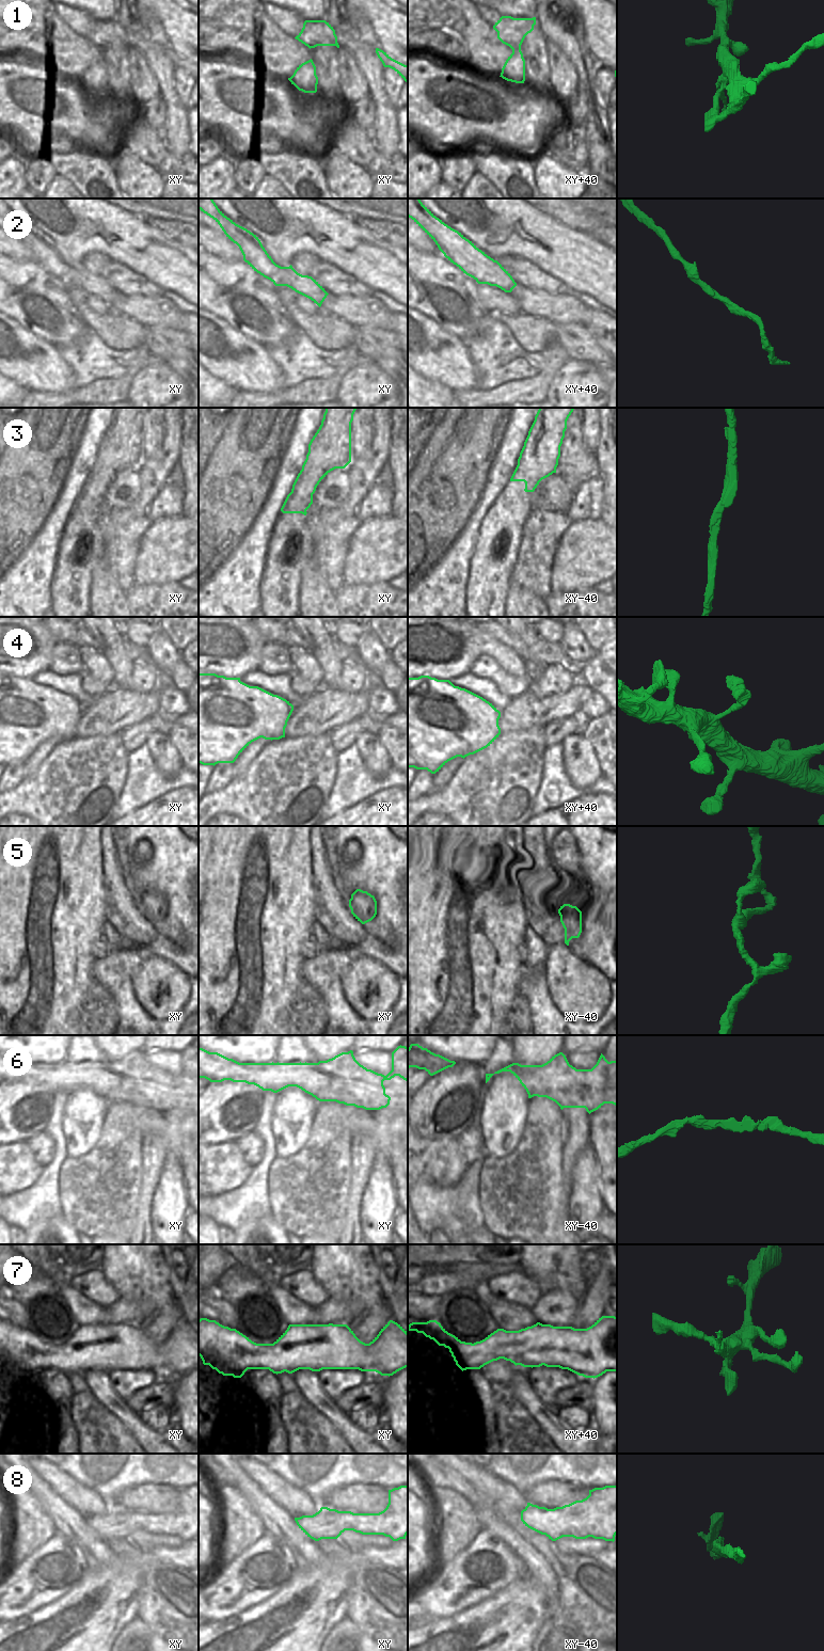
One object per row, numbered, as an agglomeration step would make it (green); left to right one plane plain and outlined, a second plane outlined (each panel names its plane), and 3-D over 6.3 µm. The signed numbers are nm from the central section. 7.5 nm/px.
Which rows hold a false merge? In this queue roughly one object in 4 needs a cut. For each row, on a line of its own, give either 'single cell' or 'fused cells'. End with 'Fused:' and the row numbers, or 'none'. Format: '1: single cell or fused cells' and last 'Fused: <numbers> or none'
1: single cell
2: single cell
3: fused cells
4: single cell
5: single cell
6: single cell
7: single cell
8: single cell
Fused: 3

